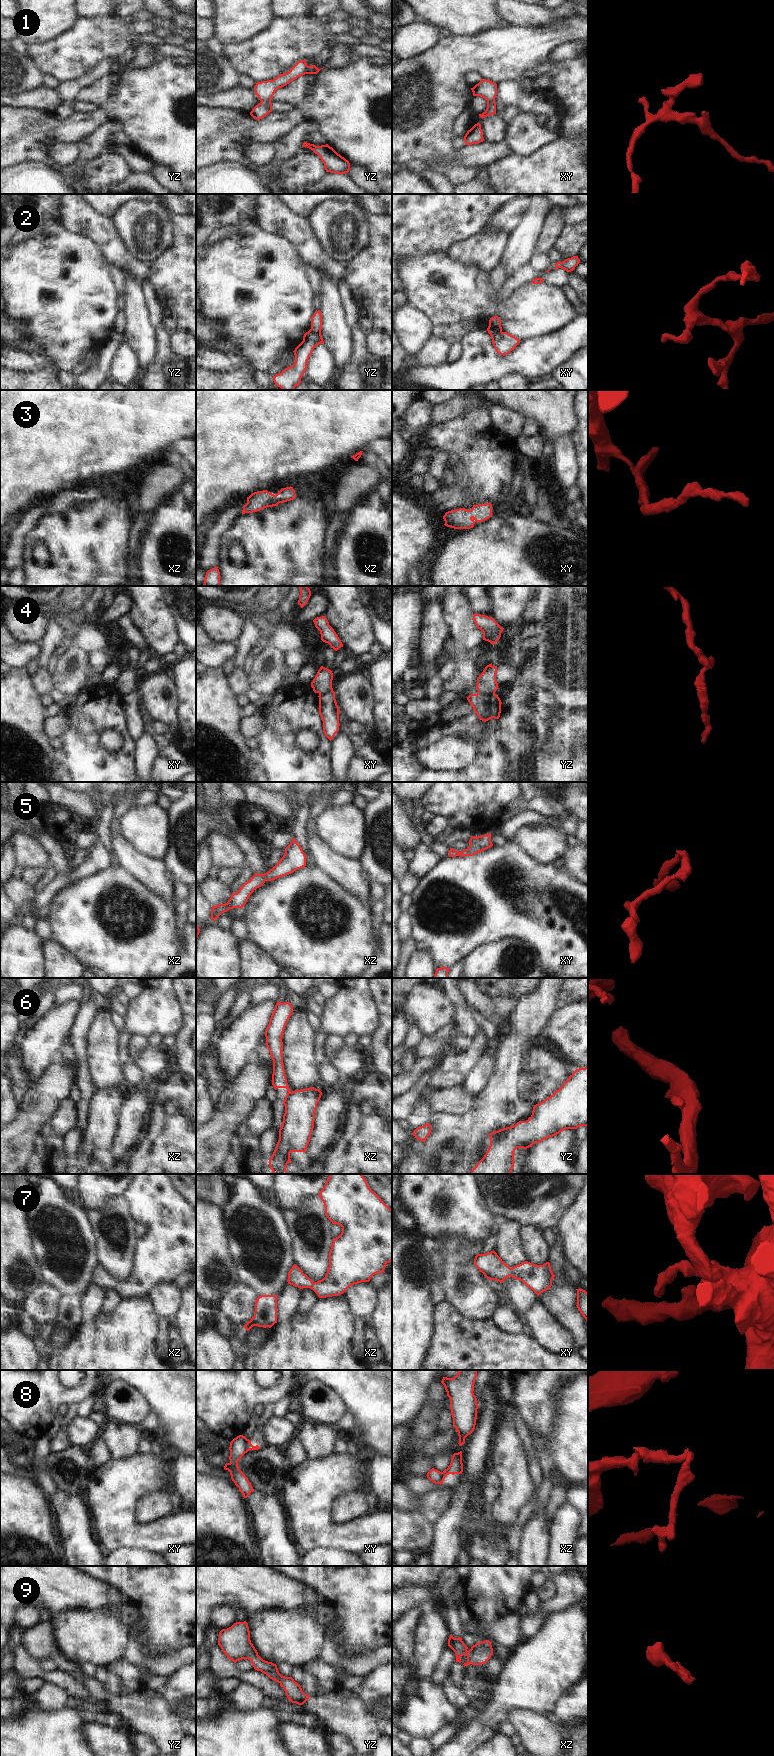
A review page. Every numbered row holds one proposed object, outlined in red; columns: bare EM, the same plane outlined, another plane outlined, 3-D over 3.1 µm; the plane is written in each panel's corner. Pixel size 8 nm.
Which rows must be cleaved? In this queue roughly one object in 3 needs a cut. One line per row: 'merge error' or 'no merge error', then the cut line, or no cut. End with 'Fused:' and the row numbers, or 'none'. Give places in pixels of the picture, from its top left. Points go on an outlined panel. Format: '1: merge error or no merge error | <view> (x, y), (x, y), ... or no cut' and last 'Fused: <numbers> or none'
1: no merge error | no cut
2: merge error | xy (501, 331), (493, 331), (490, 334)
3: no merge error | no cut
4: merge error | yz (478, 690), (494, 693)
5: no merge error | no cut
6: merge error | yz (509, 1127), (500, 1135), (490, 1140)
7: no merge error | no cut
8: merge error | xy (246, 1439), (248, 1450)
9: no merge error | no cut
Fused: 2, 4, 6, 8

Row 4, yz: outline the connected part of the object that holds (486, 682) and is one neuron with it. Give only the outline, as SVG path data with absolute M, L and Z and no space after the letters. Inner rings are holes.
M492 663L487 665L481 675L477 678L477 690L483 693L495 693L498 689L496 674L497 666L493 666Z

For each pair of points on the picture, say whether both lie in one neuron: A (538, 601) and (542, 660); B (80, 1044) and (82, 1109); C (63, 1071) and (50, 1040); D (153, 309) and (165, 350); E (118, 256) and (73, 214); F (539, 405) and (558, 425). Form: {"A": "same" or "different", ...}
{"A": "different", "B": "same", "C": "different", "D": "same", "E": "same", "F": "same"}

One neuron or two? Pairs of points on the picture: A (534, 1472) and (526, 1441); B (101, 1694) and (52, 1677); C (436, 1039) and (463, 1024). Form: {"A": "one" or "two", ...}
{"A": "one", "B": "two", "C": "two"}

